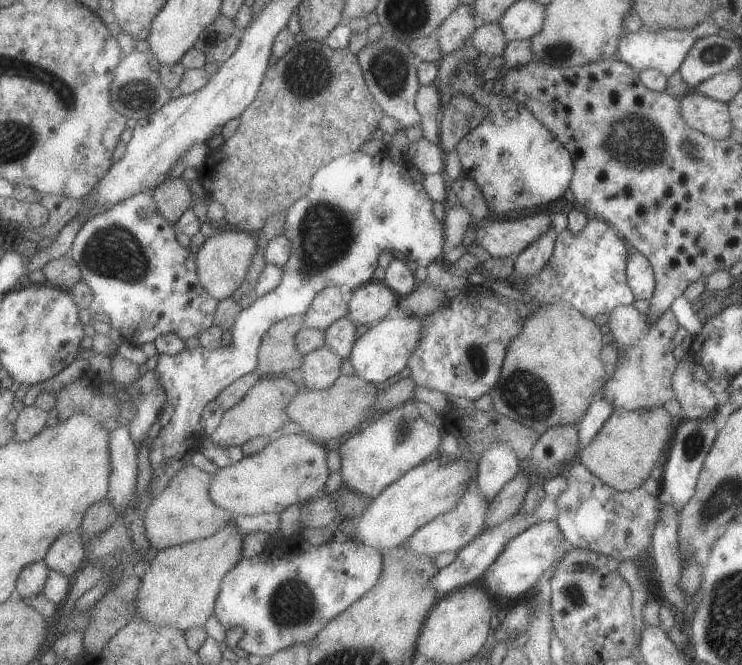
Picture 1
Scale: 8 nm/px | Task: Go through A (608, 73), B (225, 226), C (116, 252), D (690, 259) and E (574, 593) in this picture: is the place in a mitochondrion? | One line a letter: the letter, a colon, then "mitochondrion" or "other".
A: other
B: other
C: mitochondrion
D: other
E: mitochondrion

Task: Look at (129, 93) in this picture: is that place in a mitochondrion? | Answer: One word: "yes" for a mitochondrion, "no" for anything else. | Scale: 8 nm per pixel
yes

